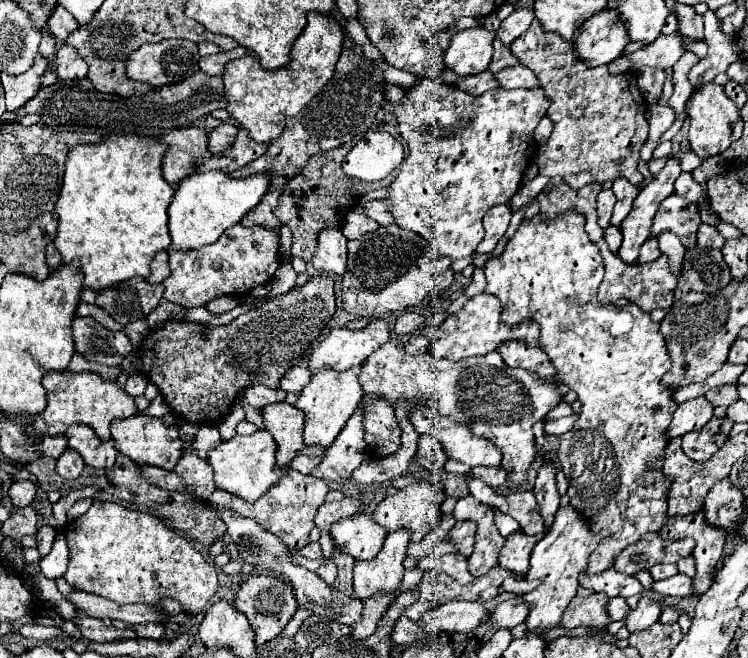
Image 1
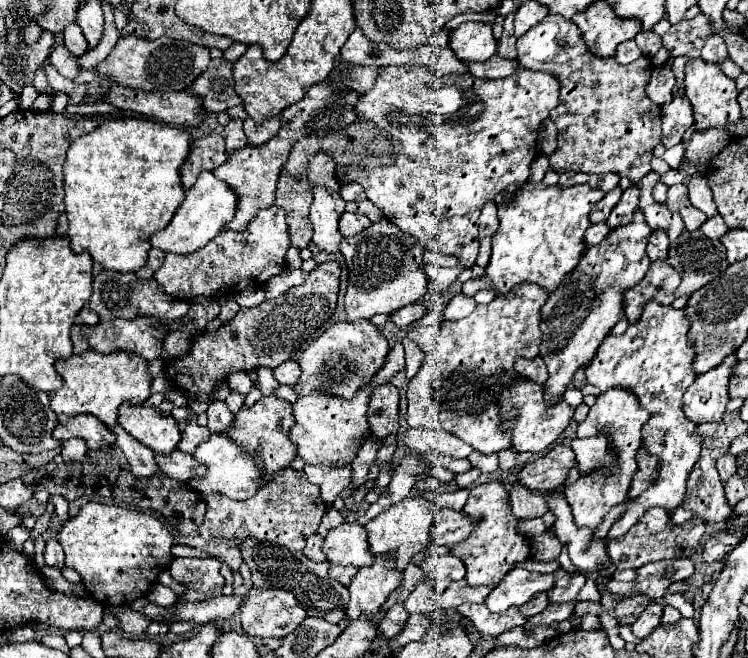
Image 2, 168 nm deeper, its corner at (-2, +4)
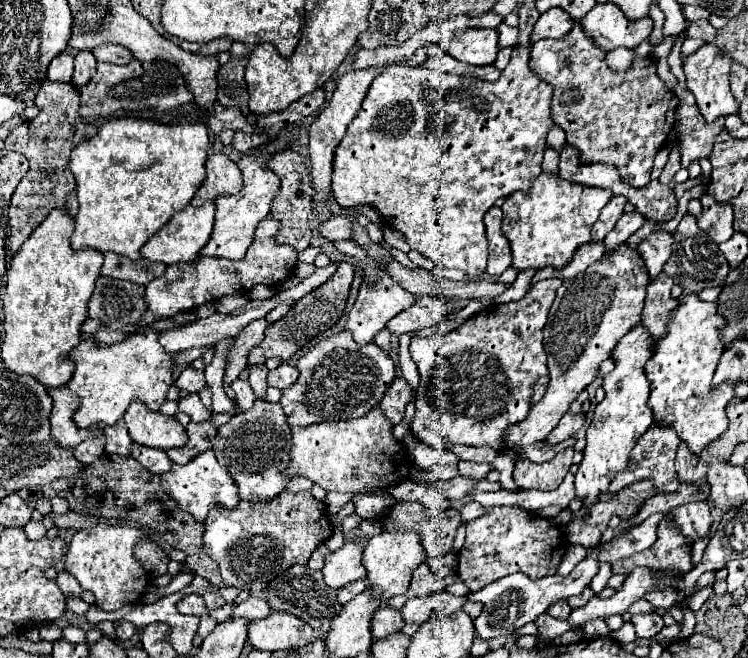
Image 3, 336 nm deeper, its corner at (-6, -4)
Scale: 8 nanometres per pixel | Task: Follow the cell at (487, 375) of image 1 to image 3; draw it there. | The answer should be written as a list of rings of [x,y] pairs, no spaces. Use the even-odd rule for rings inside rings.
[[[566,412],[566,414],[562,416],[562,420],[558,422],[558,426],[548,434],[546,442],[548,442],[548,444],[558,444],[558,442],[568,440],[570,436],[574,436],[574,434],[582,428],[584,420],[586,420],[584,414],[570,414],[570,412]]]

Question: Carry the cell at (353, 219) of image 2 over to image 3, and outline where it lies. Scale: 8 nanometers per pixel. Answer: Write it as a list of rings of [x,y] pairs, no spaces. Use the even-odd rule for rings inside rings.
[[[334,216],[334,218],[326,220],[326,222],[322,222],[318,226],[318,230],[330,242],[350,240],[352,238],[352,232],[354,232],[354,222],[350,218],[344,218],[344,216]]]

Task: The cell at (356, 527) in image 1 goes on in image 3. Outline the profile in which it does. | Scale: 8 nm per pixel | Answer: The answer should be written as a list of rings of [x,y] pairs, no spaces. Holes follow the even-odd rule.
[[[354,540],[354,542],[346,542],[340,550],[336,552],[328,552],[324,556],[324,582],[338,590],[342,586],[346,586],[348,582],[354,580],[364,580],[366,578],[366,568],[362,568],[360,564],[362,558],[362,546]]]

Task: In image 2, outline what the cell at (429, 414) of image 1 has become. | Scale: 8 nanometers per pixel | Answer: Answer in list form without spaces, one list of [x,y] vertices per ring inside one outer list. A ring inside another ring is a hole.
[[[532,282],[514,286],[506,296],[494,298],[490,304],[478,304],[472,314],[462,320],[444,320],[438,328],[414,328],[408,338],[426,352],[418,374],[408,384],[408,412],[410,428],[446,430],[460,440],[466,440],[482,454],[494,454],[512,446],[508,424],[500,428],[502,416],[498,406],[498,392],[494,386],[504,374],[514,374],[516,358],[538,356],[542,332],[538,328],[540,308],[548,300],[548,292]],[[446,406],[474,406],[474,412],[452,410]]]

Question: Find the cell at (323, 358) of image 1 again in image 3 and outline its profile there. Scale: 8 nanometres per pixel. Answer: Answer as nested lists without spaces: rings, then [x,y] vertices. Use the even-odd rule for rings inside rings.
[[[346,330],[322,340],[318,346],[314,346],[308,354],[304,354],[298,360],[296,368],[300,370],[300,378],[290,388],[286,388],[280,398],[280,406],[284,408],[290,426],[308,426],[308,424],[316,424],[316,422],[324,422],[324,420],[360,418],[382,400],[386,388],[390,386],[390,382],[396,376],[392,358],[380,346],[376,346],[374,342],[360,346],[354,342],[350,332],[346,332]]]

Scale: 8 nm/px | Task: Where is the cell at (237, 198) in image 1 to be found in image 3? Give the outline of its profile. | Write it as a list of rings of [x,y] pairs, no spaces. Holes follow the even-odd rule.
[[[208,200],[206,204],[194,208],[194,206],[186,206],[184,210],[176,212],[172,216],[172,220],[162,226],[144,246],[142,246],[142,256],[154,262],[164,262],[164,264],[176,264],[176,262],[190,262],[194,258],[198,258],[200,250],[208,244],[210,234],[212,234],[212,226],[214,226],[214,200]]]

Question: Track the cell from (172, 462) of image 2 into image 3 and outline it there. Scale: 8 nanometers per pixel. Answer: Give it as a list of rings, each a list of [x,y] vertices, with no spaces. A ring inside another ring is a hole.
[[[132,444],[132,456],[142,462],[144,468],[148,468],[150,472],[156,472],[156,474],[164,474],[164,472],[170,472],[172,468],[172,460],[168,458],[166,452],[162,450],[154,450],[154,448],[146,448],[146,446],[140,446],[140,444]]]

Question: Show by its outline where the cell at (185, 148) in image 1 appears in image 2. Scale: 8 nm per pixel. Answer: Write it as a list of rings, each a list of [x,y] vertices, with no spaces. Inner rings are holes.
[[[208,134],[204,138],[198,138],[192,142],[190,156],[182,166],[182,184],[184,188],[192,188],[200,172],[222,166],[228,160],[228,152],[224,148],[224,138],[218,134]]]

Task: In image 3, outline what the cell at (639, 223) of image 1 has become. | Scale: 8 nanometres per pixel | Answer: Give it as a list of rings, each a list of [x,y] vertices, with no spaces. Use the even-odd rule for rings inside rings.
[[[624,242],[590,264],[582,276],[578,274],[562,282],[550,308],[548,324],[542,330],[550,384],[544,398],[538,404],[532,404],[528,416],[504,434],[510,450],[520,452],[524,446],[544,440],[570,410],[576,396],[598,376],[600,362],[610,358],[618,340],[640,322],[646,286],[650,282],[644,268],[642,256]]]

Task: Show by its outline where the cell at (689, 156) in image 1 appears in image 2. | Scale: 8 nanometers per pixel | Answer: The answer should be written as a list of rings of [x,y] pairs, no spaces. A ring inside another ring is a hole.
[[[710,128],[710,130],[694,132],[694,136],[686,148],[682,166],[678,170],[670,170],[670,172],[662,174],[662,182],[666,186],[674,186],[674,184],[680,184],[684,178],[692,176],[694,172],[700,172],[708,164],[708,160],[712,156],[716,156],[730,140],[732,140],[732,136],[726,129]]]

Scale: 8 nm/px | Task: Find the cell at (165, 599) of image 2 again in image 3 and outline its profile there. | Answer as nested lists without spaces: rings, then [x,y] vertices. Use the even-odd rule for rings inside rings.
[[[190,594],[184,596],[178,604],[176,604],[180,614],[192,614],[192,616],[208,616],[208,608],[204,606],[204,598],[200,594]]]

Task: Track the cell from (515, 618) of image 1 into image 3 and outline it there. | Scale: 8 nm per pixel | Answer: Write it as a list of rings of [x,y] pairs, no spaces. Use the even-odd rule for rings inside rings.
[[[558,602],[558,604],[550,604],[550,608],[548,608],[548,612],[546,612],[548,616],[552,616],[552,618],[560,618],[560,620],[566,620],[568,618],[568,614],[570,614],[570,606],[566,604],[566,602]]]

